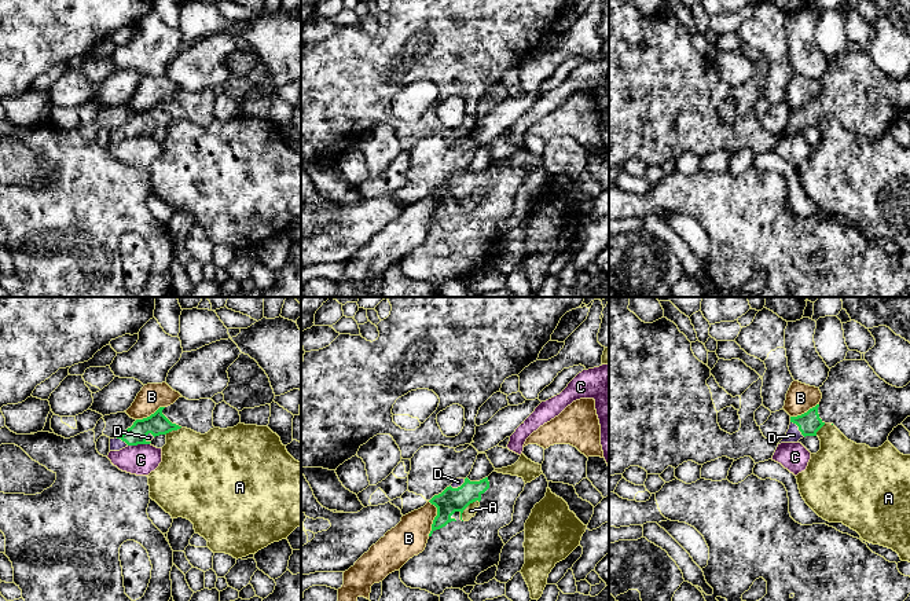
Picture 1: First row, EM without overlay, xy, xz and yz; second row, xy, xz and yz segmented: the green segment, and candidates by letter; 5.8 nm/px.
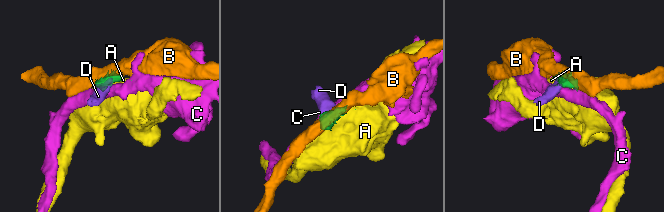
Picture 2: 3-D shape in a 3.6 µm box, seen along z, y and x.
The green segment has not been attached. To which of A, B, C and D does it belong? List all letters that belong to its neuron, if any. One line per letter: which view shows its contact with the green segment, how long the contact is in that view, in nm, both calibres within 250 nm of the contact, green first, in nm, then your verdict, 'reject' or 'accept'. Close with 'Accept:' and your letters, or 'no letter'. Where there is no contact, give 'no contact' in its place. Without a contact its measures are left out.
A: contact in xz; length 160 nm; calibres 140 and 70 nm; reject
B: contact in xz; length 200 nm; calibres 140 and 220 nm; reject
C: contact in xy; length 130 nm; calibres 130 and 180 nm; reject
D: contact in yz; length 130 nm; calibres 130 and 90 nm; accept
Accept: D

